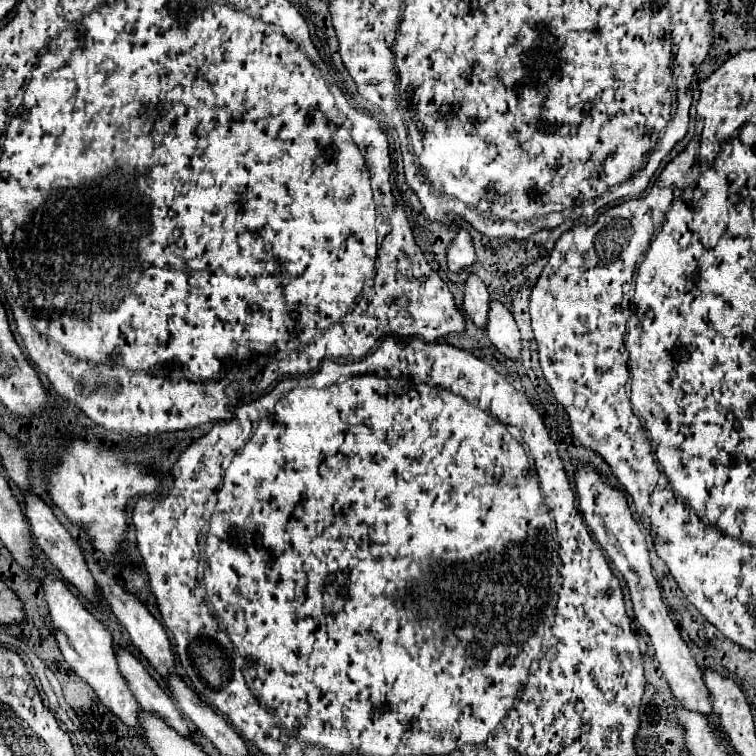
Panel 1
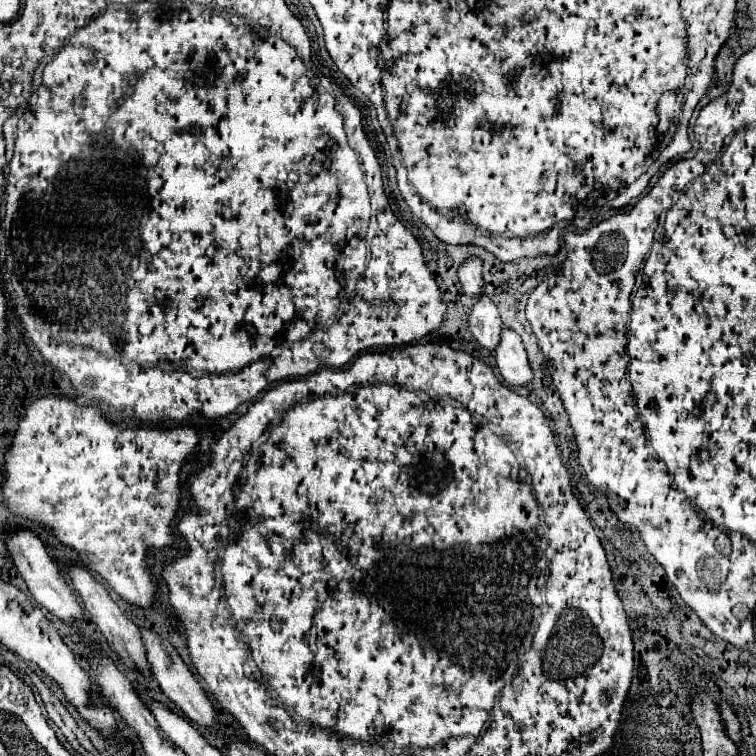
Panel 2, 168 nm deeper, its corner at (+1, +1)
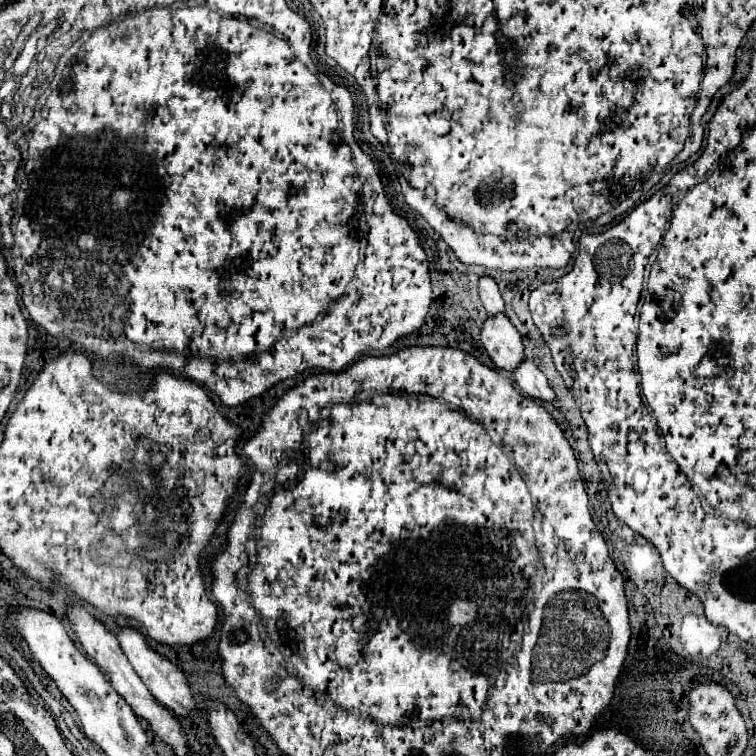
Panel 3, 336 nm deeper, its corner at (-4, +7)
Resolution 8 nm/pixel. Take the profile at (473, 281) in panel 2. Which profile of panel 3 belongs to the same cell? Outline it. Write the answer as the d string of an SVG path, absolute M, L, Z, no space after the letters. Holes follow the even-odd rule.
M479 277L479 297L487 309L489 315L495 315L495 313L503 313L505 307L503 307L503 297L499 293L499 287L497 283L493 281L493 277Z

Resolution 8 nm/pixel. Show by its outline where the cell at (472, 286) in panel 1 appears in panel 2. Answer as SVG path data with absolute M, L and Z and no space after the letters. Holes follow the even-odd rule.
M480 297L480 301L476 301L476 305L472 307L470 313L470 333L474 335L474 339L488 351L496 351L498 343L500 343L500 331L502 331L502 321L500 321L500 313L498 307L490 301L490 297Z

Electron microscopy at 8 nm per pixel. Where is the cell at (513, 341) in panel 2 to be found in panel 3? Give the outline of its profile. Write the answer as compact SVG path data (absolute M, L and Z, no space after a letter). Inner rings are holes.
M523 359L521 367L517 367L517 371L513 371L513 375L515 375L515 381L523 395L535 397L539 401L551 401L551 403L557 401L553 389L549 389L547 377L541 373L541 369L533 361Z

